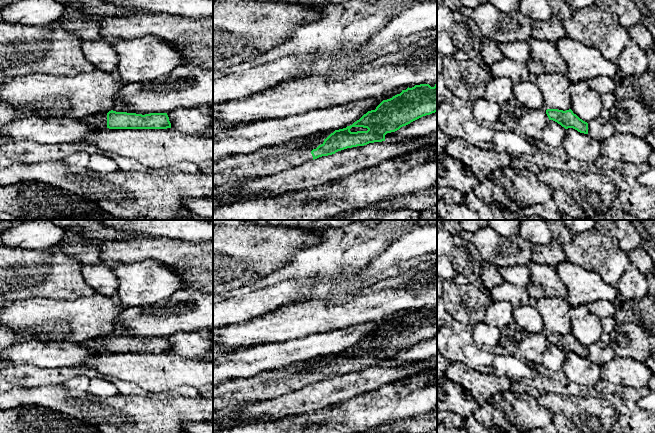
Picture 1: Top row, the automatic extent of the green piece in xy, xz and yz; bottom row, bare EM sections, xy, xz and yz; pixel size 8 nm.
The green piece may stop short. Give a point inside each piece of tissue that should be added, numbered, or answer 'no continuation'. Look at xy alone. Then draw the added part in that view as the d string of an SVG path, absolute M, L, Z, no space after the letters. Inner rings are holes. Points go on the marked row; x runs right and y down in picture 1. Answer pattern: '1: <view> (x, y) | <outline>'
1: xy (99, 120) | M108 112L97 113L84 119L83 121L98 129L106 129L107 128L107 113Z

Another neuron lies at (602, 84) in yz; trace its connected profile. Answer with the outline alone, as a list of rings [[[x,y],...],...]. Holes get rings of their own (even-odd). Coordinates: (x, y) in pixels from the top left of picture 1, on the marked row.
[[[608,76],[590,78],[586,81],[586,83],[592,90],[598,92],[601,95],[605,93],[614,93],[616,89],[614,79]]]

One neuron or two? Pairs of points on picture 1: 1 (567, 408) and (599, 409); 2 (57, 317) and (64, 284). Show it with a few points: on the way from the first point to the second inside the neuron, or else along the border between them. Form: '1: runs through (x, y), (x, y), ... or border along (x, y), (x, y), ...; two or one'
1: runs through (575, 408), (591, 409); one
2: border along (38, 296), (46, 298), (84, 297); two

